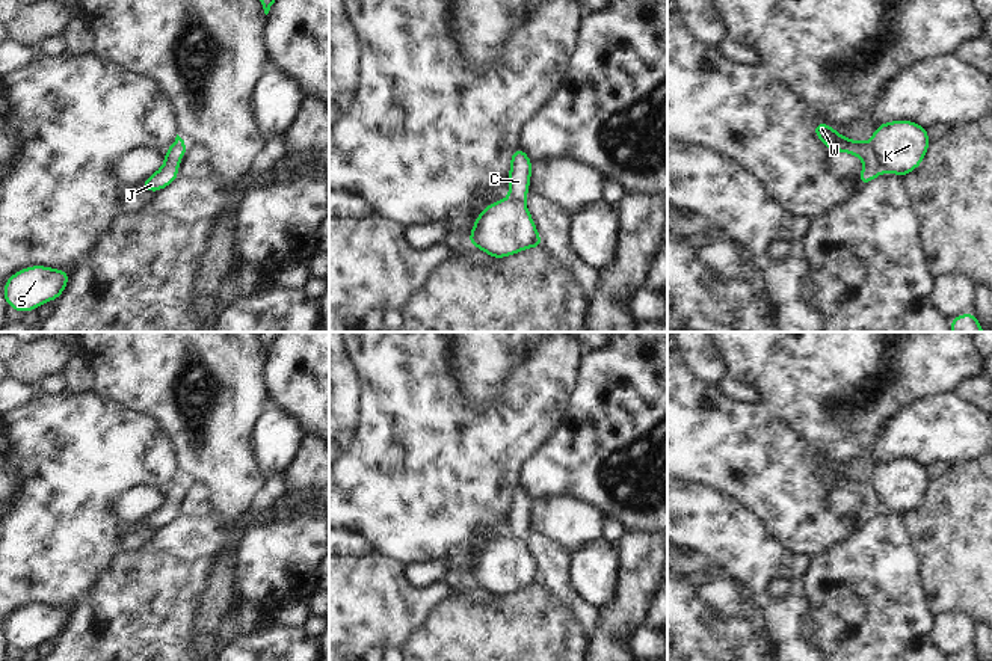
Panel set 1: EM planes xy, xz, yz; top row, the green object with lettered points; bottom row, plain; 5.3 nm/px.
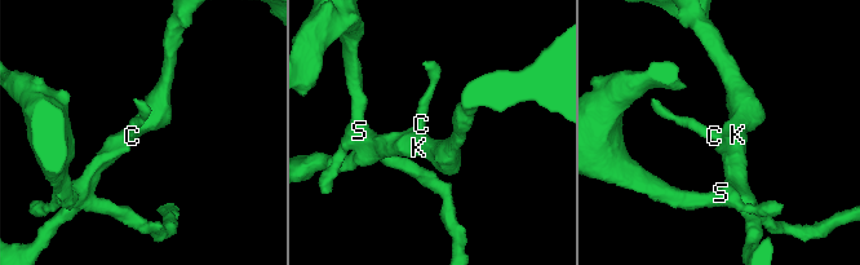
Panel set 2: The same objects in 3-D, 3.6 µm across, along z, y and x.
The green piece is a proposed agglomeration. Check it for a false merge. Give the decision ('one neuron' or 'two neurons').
two neurons

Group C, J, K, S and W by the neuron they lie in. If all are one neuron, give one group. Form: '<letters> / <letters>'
C J S W / K

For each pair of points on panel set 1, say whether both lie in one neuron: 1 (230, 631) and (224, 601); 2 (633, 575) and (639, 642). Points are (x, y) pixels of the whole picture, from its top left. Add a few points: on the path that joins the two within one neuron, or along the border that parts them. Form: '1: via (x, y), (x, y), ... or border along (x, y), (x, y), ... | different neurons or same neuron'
1: border along (239, 601), (222, 630), (221, 645) | different neurons
2: border along (640, 625), (625, 645) | different neurons

